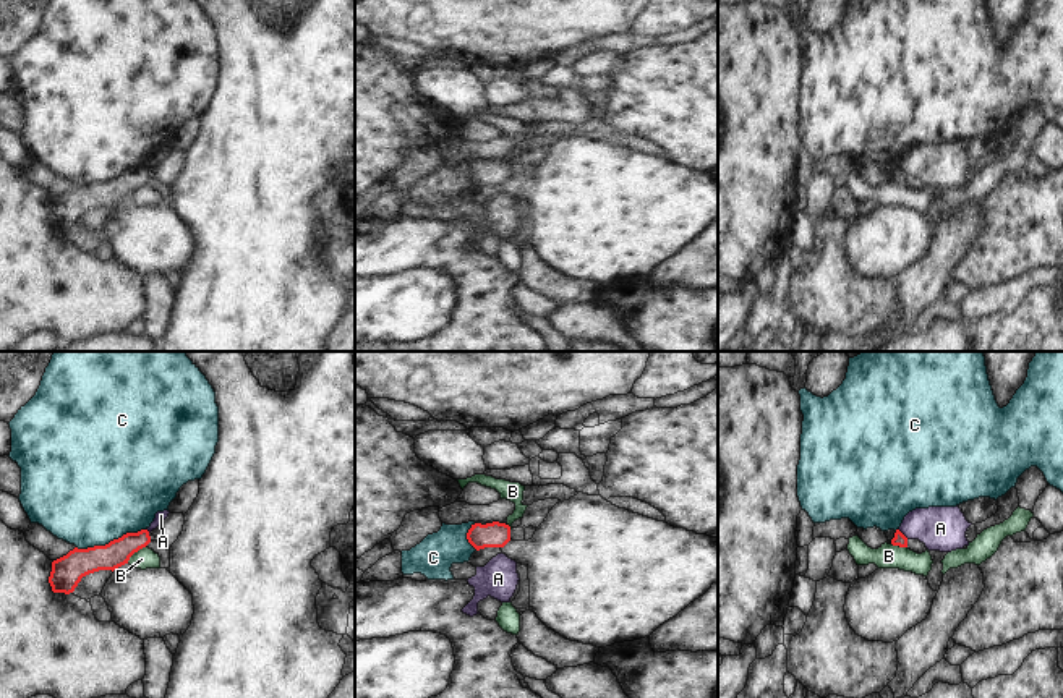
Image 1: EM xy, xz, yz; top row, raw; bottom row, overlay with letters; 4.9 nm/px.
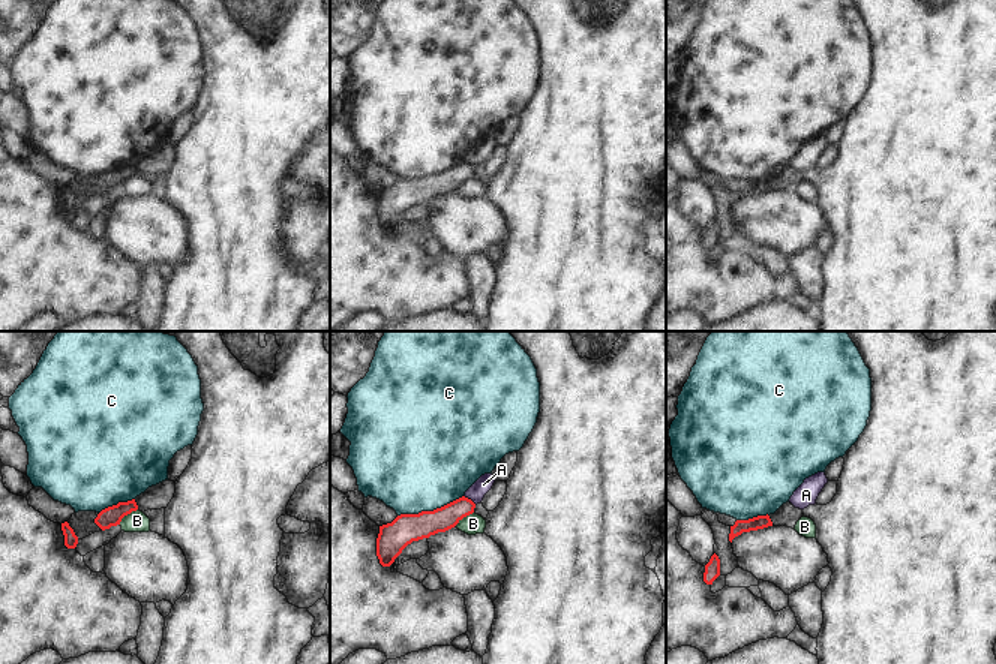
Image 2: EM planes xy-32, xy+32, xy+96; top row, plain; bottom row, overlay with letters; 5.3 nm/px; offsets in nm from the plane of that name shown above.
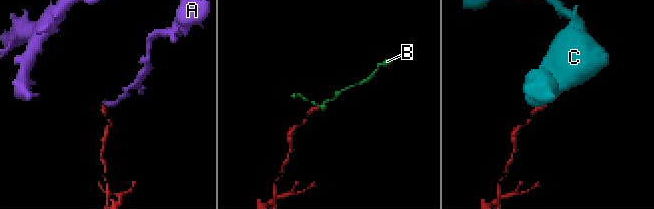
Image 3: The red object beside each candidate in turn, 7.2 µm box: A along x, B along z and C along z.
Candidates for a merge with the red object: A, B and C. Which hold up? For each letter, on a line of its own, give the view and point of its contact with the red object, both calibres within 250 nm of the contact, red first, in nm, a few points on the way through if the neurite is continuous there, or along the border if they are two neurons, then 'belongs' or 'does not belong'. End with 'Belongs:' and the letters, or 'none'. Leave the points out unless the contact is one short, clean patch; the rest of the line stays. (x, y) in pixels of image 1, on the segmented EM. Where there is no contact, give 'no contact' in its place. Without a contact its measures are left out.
A: yz (901, 533) | 70/220 nm | along yz (898, 528), (908, 538) | does not belong
B: xy (135, 551) | 140/100 nm | along xy (146, 544), (127, 562) | does not belong
C: xy (110, 541) | 150/500 nm | along xy (145, 528), (135, 533), (123, 533), (104, 544), (76, 548) | does not belong
Belongs: none

